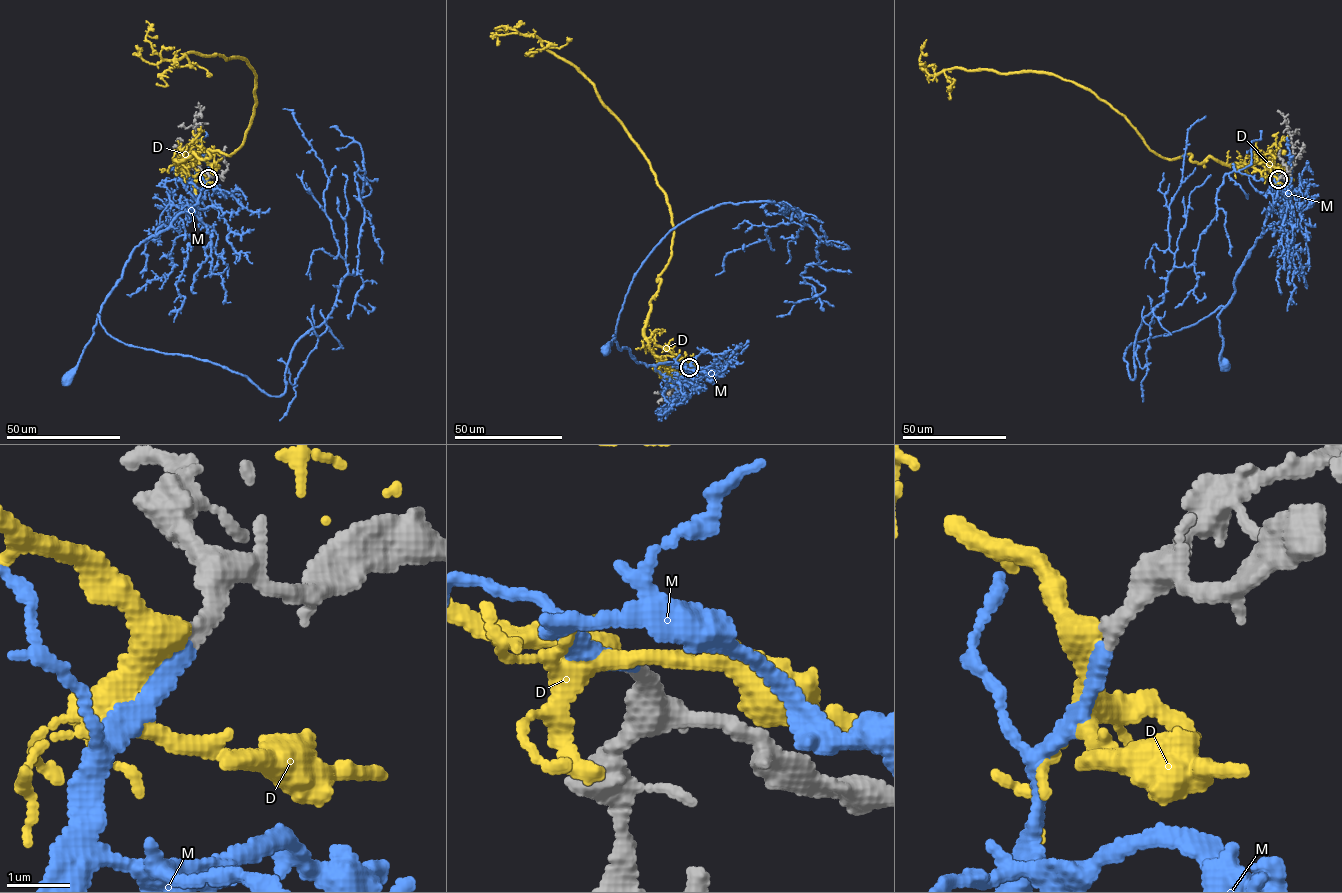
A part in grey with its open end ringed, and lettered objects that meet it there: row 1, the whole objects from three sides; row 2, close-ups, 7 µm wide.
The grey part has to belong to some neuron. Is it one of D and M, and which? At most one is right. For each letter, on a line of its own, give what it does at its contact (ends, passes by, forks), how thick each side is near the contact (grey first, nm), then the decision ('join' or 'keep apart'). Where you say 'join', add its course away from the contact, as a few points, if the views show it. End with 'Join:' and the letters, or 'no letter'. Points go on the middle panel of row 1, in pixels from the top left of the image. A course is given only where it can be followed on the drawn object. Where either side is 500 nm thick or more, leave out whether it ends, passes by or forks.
D: it passes by | 260/340 nm | keep apart
M: it ends | 240/240 nm | join | via (690, 367), (637, 363), (628, 348), (619, 350), (614, 336), (611, 344), (607, 343), (605, 349)
Join: M

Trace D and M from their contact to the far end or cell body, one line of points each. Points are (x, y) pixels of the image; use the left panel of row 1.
D: (208, 178), (175, 161), (234, 153), (256, 78), (245, 59), (162, 59), (146, 20)
M: (208, 178), (197, 203), (134, 249), (103, 303), (91, 339), (66, 378)

